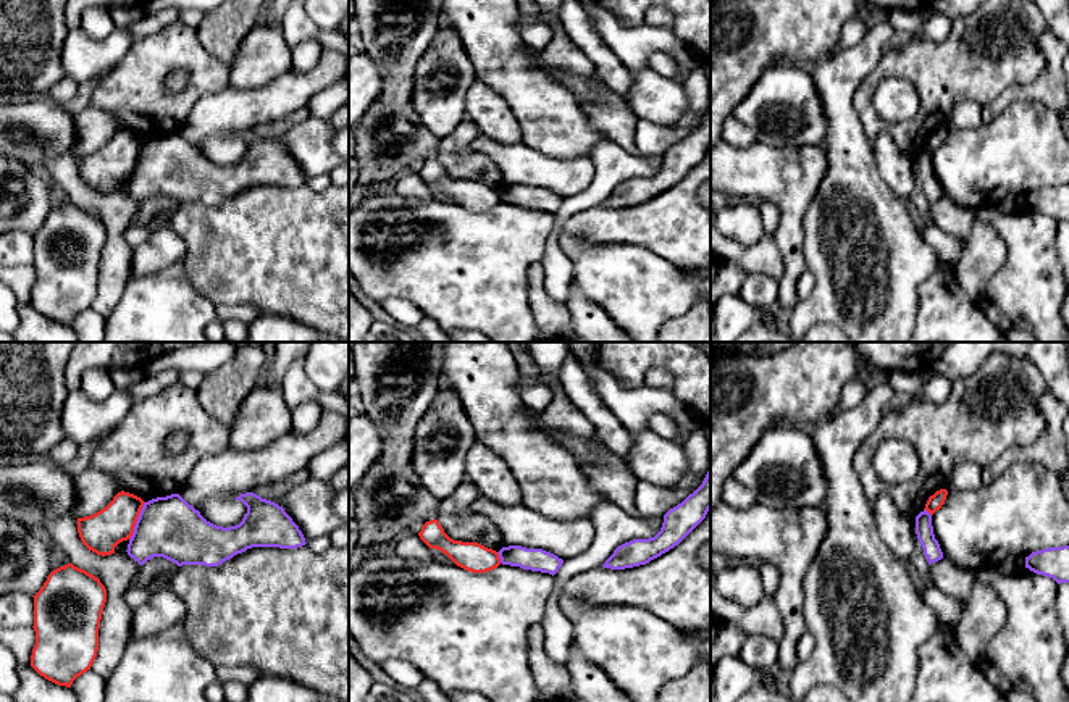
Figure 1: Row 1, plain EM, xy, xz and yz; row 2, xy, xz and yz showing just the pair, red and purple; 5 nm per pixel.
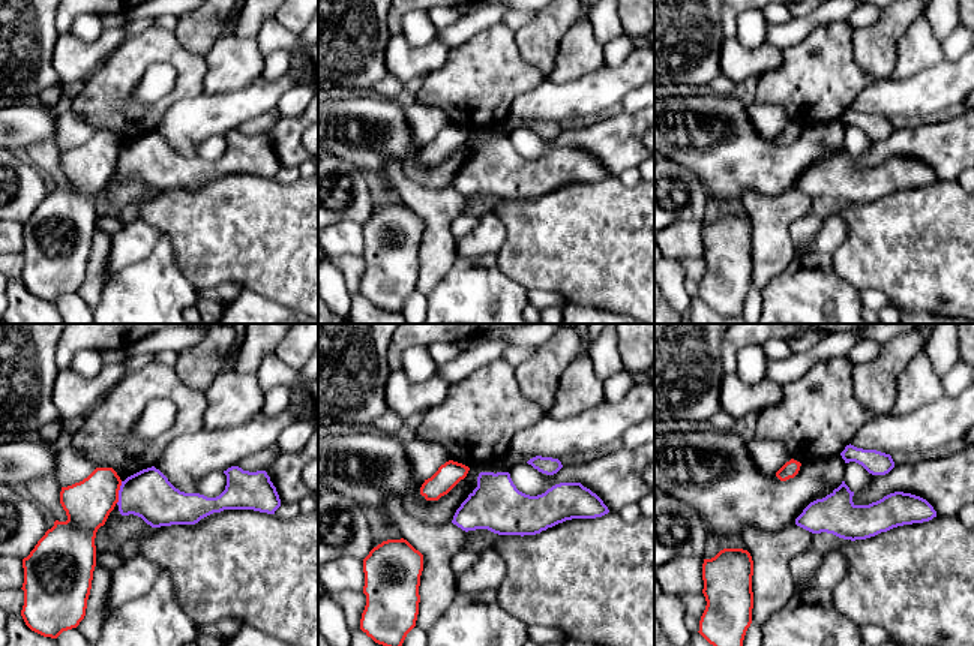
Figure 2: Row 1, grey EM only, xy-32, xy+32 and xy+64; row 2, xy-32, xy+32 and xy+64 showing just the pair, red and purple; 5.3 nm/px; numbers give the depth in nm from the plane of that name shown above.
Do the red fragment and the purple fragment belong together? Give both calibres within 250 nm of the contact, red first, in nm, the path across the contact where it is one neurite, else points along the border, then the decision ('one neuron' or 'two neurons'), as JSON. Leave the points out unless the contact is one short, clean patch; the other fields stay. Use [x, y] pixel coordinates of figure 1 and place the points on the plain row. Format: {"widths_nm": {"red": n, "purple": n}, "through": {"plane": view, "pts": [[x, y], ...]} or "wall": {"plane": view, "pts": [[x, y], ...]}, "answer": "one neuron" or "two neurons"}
{"widths_nm": {"red": 200, "purple": 300}, "wall": {"plane": "xy", "pts": [[146, 141], [129, 178]]}, "answer": "two neurons"}

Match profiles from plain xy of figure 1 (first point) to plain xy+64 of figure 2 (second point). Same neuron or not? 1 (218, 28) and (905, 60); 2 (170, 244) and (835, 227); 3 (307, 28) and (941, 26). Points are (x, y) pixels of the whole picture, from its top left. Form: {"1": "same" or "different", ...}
{"1": "different", "2": "same", "3": "same"}

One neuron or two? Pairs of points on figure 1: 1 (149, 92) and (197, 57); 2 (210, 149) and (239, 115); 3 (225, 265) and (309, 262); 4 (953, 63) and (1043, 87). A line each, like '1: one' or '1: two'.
1: one
2: two
3: one
4: two

